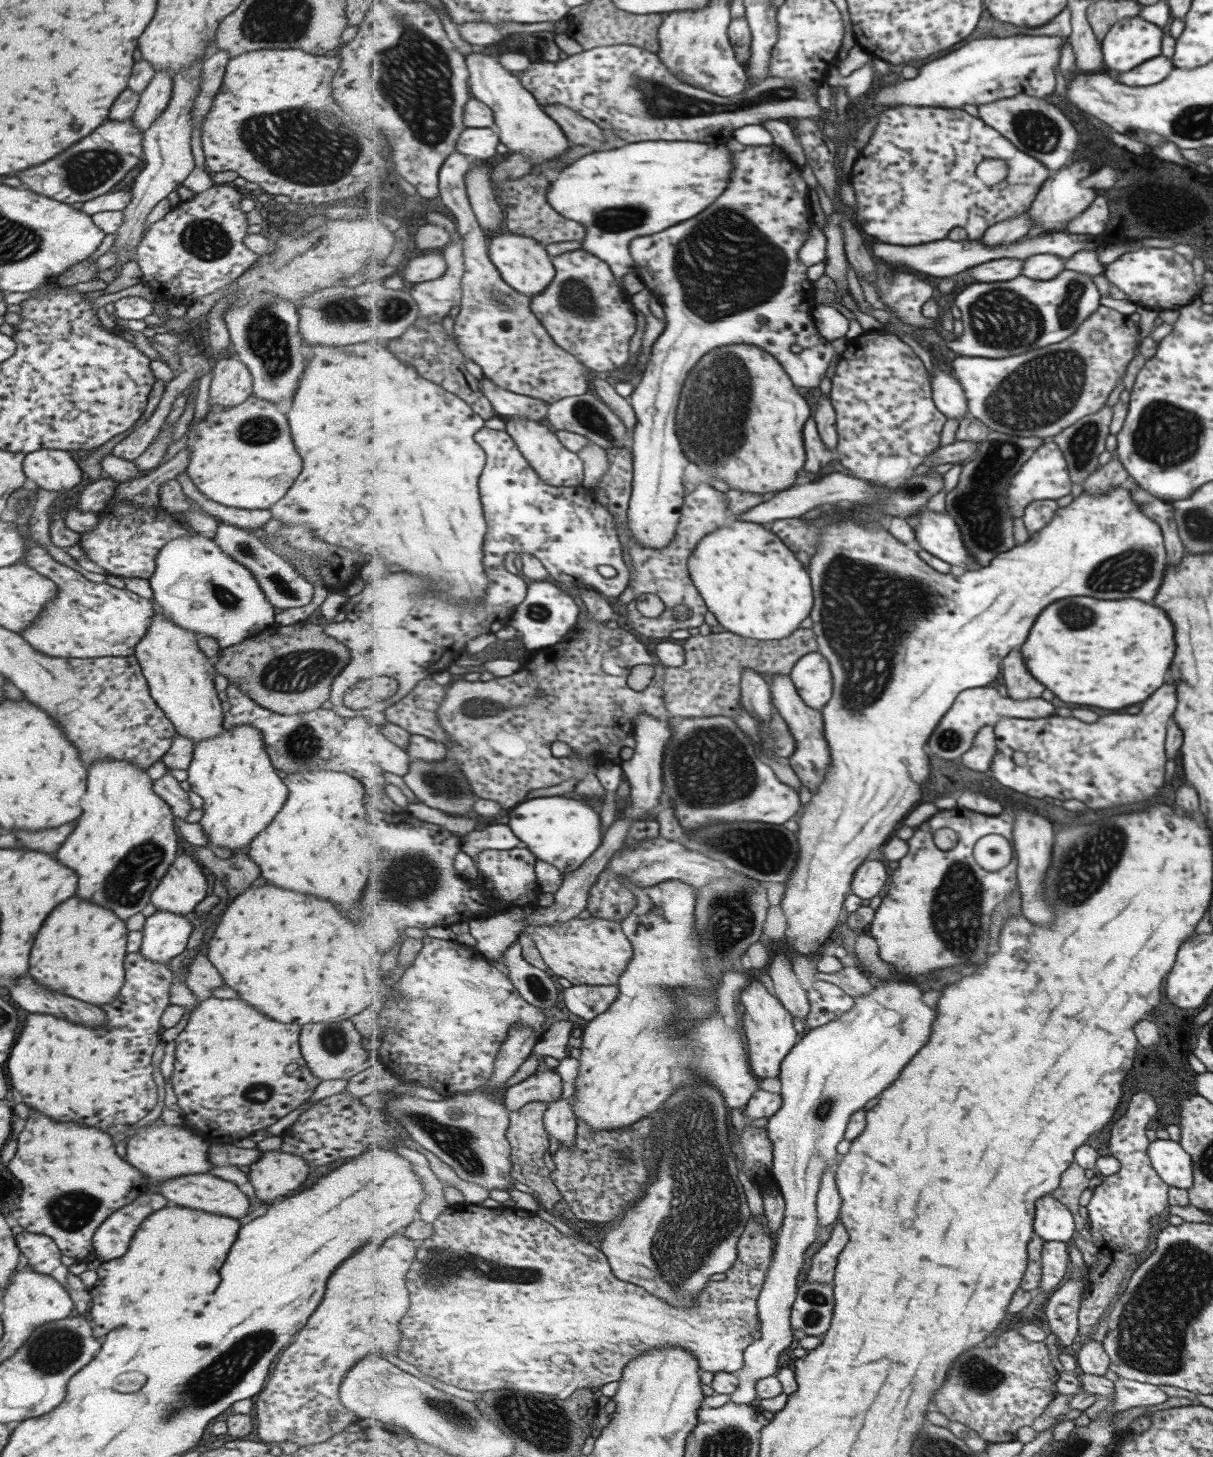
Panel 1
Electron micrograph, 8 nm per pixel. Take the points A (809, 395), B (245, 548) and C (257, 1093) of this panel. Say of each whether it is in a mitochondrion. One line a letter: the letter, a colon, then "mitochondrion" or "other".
A: other
B: mitochondrion
C: mitochondrion

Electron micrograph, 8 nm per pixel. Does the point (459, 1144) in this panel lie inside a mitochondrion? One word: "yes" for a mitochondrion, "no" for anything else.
yes

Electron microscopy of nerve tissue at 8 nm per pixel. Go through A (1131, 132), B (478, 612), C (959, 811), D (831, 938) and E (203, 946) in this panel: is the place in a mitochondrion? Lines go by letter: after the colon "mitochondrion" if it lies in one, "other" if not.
A: other
B: other
C: other
D: other
E: other

